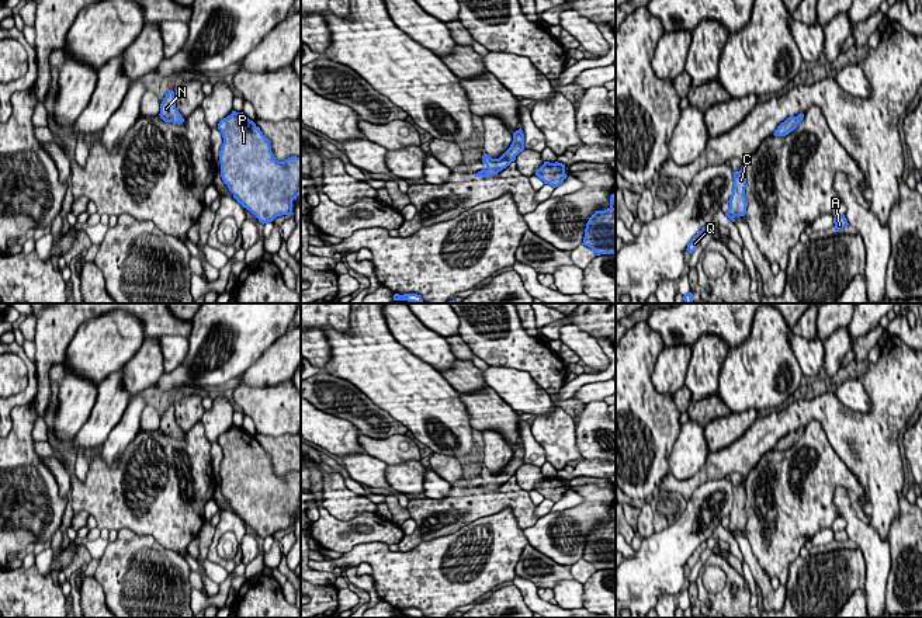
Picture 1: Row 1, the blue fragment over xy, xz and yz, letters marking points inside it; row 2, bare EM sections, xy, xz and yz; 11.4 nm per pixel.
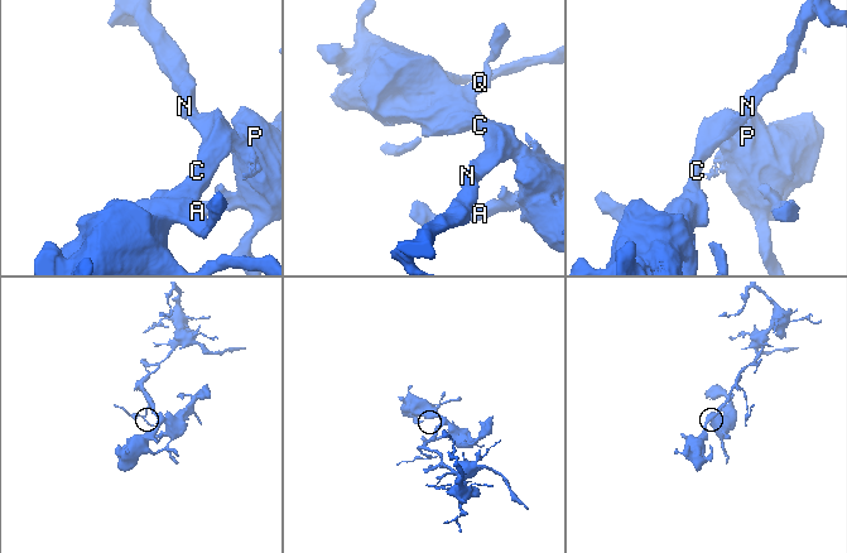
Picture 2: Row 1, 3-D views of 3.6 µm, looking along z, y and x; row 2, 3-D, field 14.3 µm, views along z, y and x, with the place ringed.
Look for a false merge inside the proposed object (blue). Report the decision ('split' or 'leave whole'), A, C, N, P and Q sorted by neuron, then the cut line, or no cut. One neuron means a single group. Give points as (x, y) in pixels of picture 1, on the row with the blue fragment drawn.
leave whole | A C N P Q | no cut

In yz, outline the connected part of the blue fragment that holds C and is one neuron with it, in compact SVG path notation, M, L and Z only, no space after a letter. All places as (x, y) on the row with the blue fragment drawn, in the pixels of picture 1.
M746 162L742 163L739 171L734 171L734 188L729 198L729 209L725 213L732 222L735 216L745 216L748 201L745 197L746 178L745 178Z

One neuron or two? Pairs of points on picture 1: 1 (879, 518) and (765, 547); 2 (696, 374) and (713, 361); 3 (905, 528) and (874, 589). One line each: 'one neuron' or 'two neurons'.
1: two neurons
2: one neuron
3: two neurons

